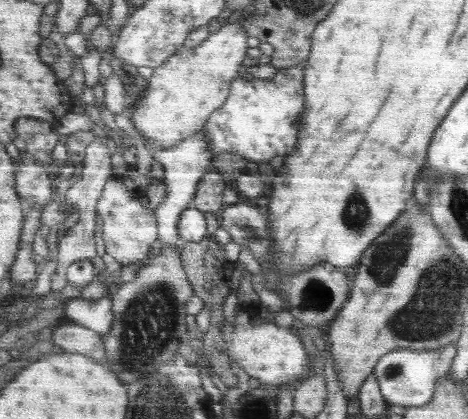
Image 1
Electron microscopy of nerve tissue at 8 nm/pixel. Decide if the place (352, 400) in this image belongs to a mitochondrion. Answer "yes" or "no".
no

